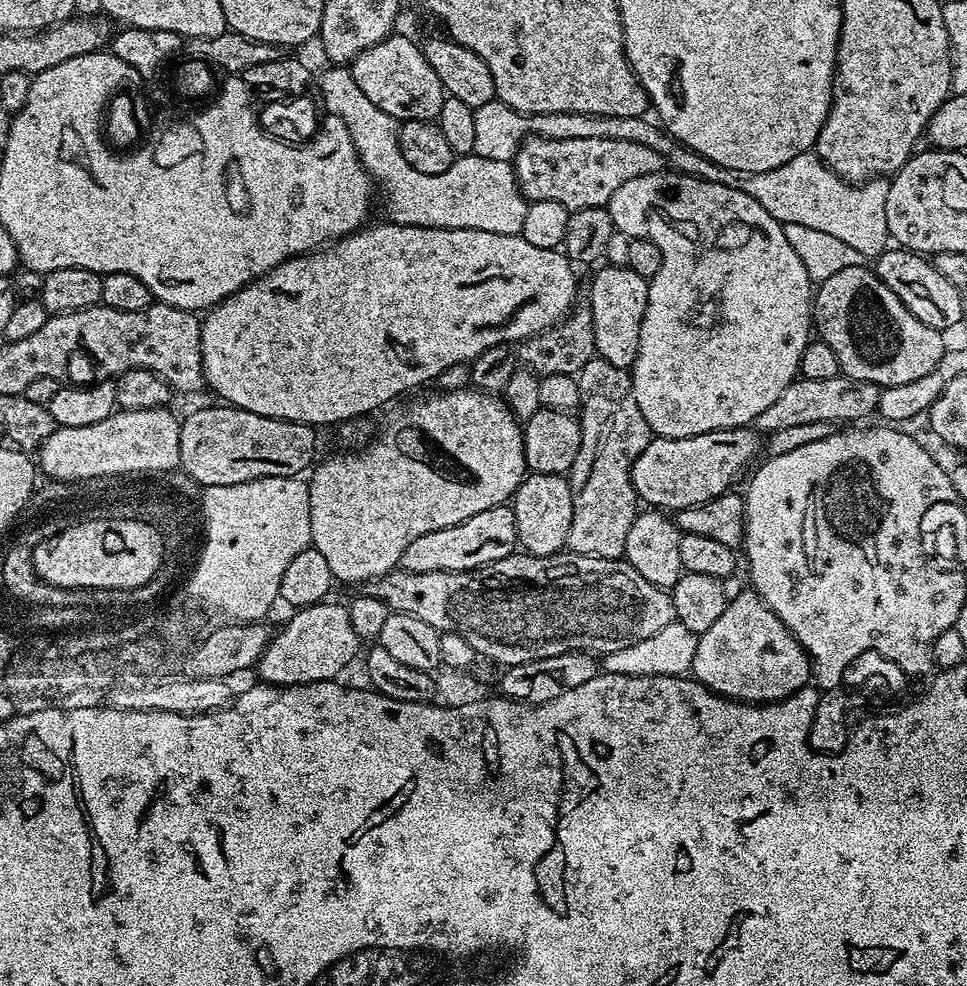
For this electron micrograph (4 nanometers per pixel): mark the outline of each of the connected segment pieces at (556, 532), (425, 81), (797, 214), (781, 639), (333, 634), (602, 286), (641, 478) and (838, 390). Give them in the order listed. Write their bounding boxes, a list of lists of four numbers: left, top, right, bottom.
[[510,472,574,556],[350,34,445,122],[474,99,890,258],[691,590,812,704],[258,602,362,684],[586,264,648,369],[632,426,761,510],[755,374,881,434]]

